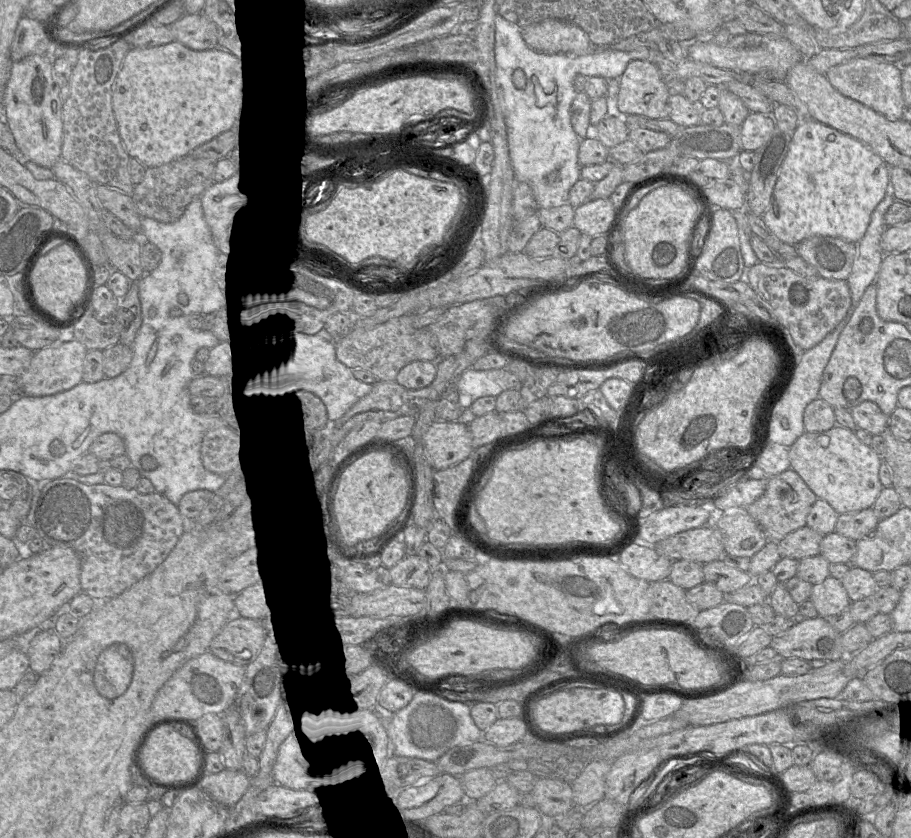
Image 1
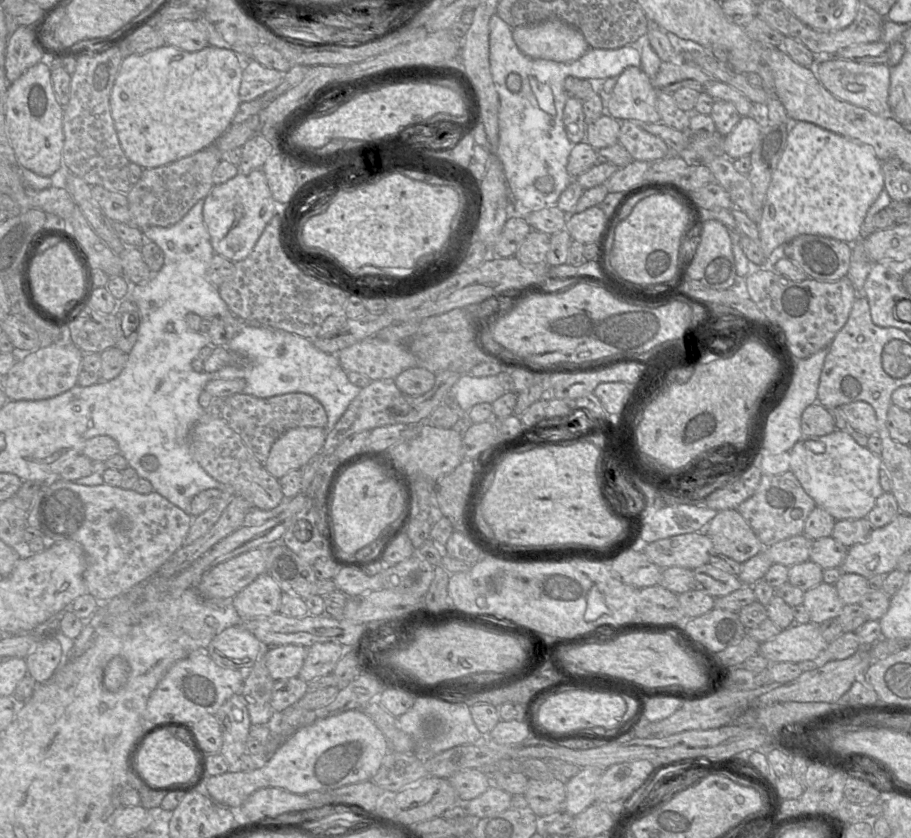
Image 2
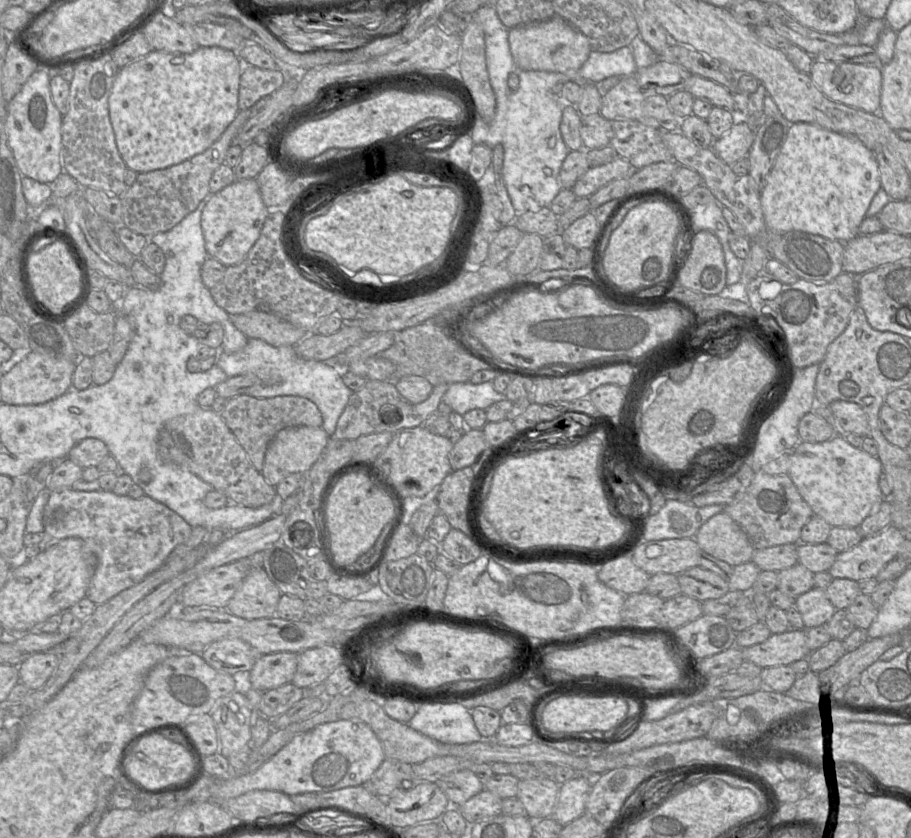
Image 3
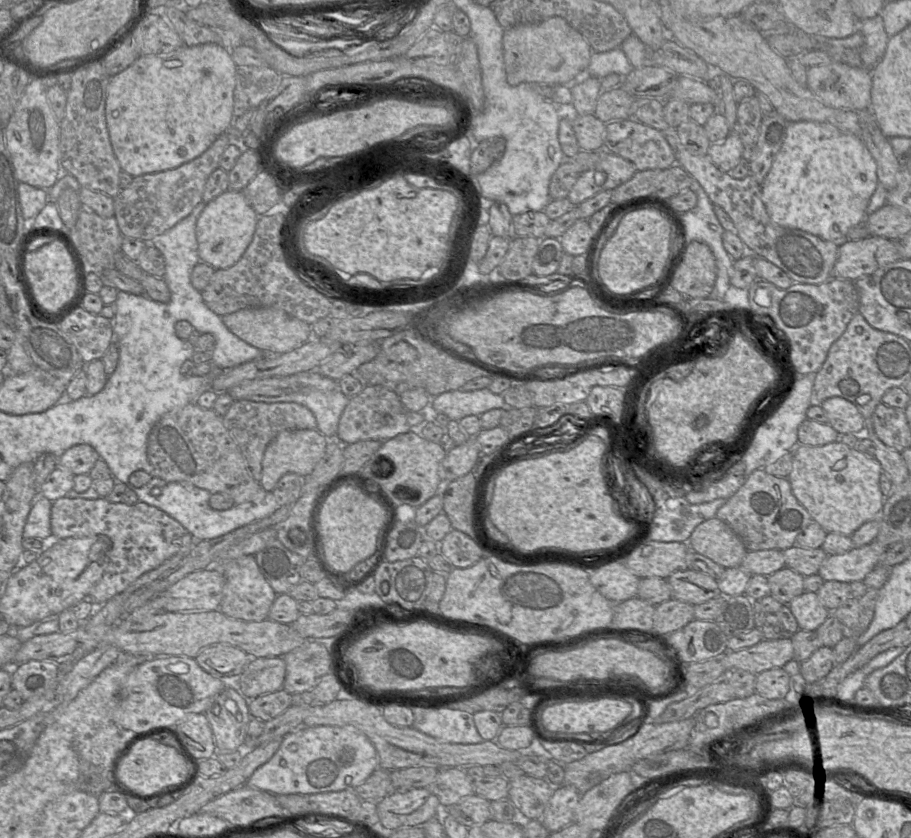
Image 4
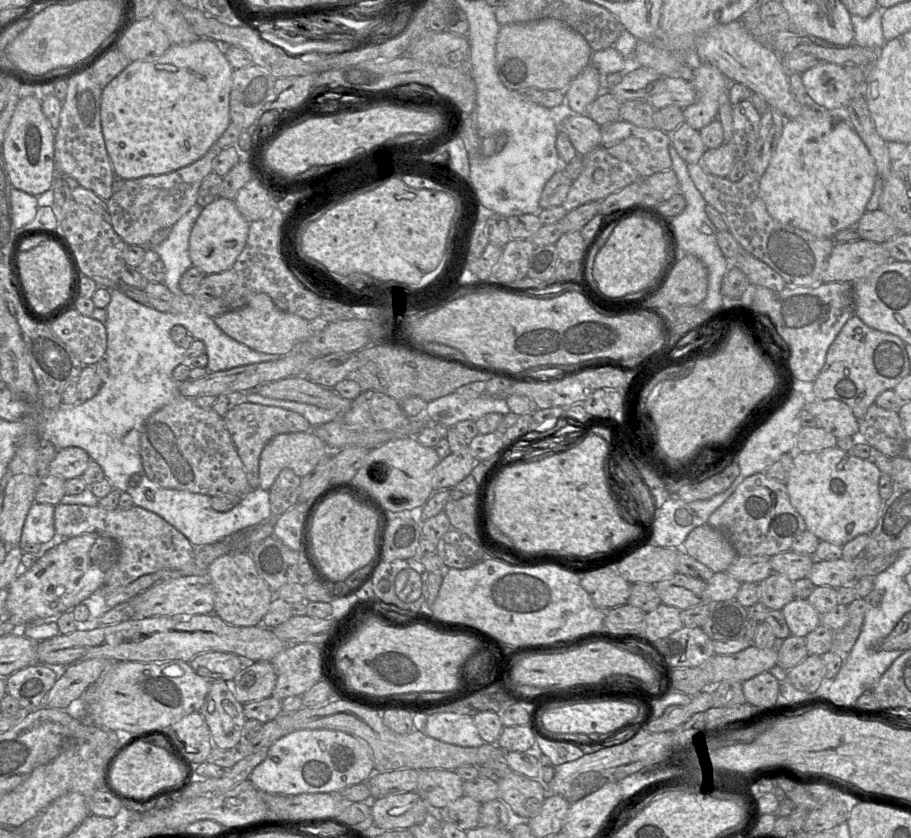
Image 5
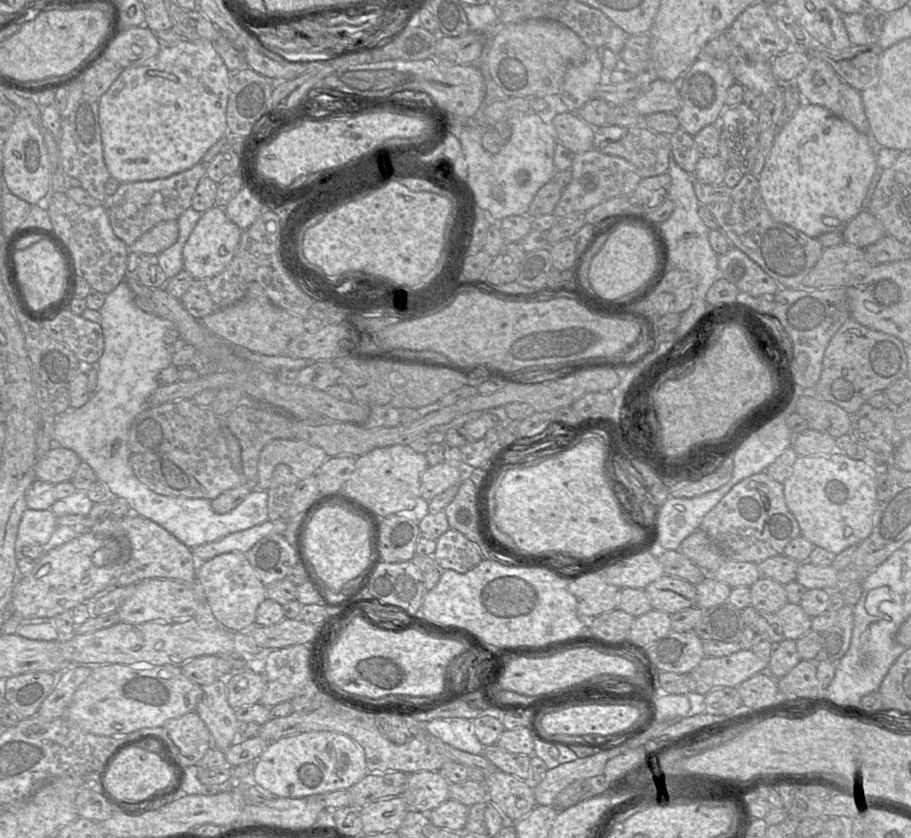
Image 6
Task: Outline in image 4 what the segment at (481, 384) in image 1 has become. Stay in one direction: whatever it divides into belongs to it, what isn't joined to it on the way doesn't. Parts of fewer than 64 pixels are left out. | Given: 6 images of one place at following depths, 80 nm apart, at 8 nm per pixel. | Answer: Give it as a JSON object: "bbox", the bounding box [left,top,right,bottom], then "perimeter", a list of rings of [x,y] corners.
{"bbox":[429,387,514,421],"perimeter":[[[487,387],[471,391],[457,389],[432,397],[429,419],[432,419],[432,411],[436,414],[444,414],[450,420],[459,421],[468,415],[480,416],[493,408],[506,410],[514,407],[508,407],[501,394],[495,394]]]}

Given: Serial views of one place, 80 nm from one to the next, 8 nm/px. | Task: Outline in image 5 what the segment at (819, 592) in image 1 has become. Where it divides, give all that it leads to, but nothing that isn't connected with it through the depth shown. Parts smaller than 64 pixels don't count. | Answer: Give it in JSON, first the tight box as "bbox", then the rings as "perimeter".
{"bbox":[781,599,821,637],"perimeter":[[[793,599],[781,611],[794,636],[806,637],[821,623],[821,615],[807,599]]]}

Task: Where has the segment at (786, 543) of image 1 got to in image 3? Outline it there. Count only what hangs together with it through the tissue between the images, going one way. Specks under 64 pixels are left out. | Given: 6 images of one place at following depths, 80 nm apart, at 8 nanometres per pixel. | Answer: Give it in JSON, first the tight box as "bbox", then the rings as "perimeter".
{"bbox":[751,544,798,572],"perimeter":[[[783,544],[756,549],[751,561],[761,571],[770,570],[779,572],[798,563],[797,544]]]}

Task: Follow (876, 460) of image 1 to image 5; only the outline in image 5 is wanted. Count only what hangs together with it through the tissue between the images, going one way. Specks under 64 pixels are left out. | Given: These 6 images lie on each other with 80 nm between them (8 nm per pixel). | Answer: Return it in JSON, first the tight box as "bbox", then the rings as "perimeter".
{"bbox":[785,447,884,547],"perimeter":[[[839,447],[824,448],[812,452],[794,452],[792,469],[785,482],[792,506],[803,517],[806,529],[820,541],[843,547],[862,534],[870,534],[879,518],[884,502],[879,494],[881,471],[871,459],[850,455]]]}

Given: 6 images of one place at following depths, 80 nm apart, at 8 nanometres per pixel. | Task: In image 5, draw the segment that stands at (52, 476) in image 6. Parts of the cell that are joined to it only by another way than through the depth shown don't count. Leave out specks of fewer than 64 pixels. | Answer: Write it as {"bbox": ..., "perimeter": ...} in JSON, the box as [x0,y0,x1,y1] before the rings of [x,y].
{"bbox":[48,447,91,480],"perimeter":[[[68,447],[57,450],[55,458],[49,465],[48,474],[70,480],[81,477],[91,458],[79,447]]]}

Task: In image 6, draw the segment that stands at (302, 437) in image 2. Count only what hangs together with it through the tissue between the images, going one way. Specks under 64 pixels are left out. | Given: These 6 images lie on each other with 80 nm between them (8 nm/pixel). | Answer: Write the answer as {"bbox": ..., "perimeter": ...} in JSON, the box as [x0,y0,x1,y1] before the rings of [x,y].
{"bbox":[258,439,328,490],"perimeter":[[[275,439],[266,444],[258,462],[258,489],[268,490],[275,467],[287,465],[302,480],[314,475],[328,456],[319,447],[298,439]]]}

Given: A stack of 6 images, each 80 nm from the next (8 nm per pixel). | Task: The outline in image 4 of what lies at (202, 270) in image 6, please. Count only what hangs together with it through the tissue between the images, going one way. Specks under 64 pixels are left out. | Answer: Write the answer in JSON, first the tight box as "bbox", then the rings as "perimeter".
{"bbox":[195,190,258,270],"perimeter":[[[227,190],[208,202],[201,211],[195,228],[200,261],[216,270],[234,265],[251,243],[257,219],[258,215],[242,191]]]}

